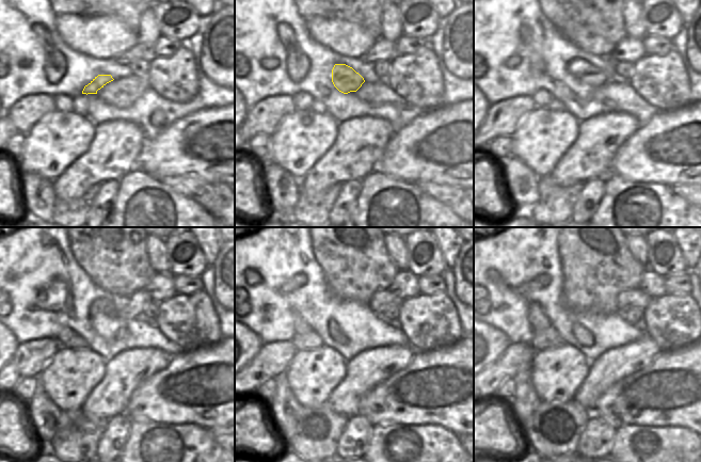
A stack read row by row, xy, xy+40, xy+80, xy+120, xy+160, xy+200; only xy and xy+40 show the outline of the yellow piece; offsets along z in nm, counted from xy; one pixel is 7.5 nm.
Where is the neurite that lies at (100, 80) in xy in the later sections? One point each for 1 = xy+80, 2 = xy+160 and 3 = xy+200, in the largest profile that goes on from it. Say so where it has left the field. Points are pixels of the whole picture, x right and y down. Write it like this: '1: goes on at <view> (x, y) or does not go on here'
1: goes on at xy+80 (589, 72)
2: goes on at xy+160 (381, 300)
3: goes on at xy+200 (636, 298)

